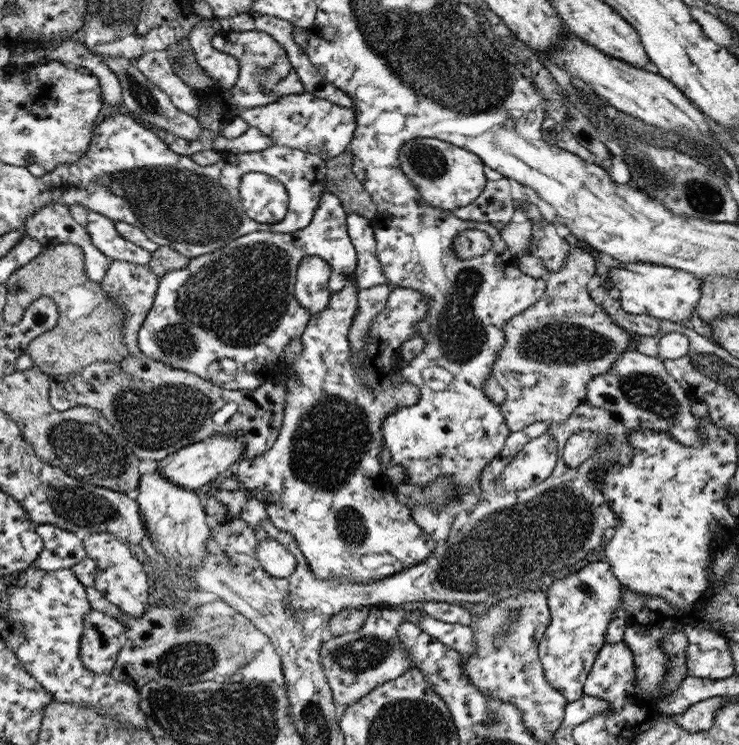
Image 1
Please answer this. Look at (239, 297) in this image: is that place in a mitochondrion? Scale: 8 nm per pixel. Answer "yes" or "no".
yes

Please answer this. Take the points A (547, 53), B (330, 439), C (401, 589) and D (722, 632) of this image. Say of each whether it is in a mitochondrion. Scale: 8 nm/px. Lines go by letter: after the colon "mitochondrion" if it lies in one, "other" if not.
A: other
B: mitochondrion
C: other
D: other

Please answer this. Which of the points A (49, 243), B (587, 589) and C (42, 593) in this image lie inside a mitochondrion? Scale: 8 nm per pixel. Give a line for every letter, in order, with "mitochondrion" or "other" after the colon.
A: other
B: mitochondrion
C: other

